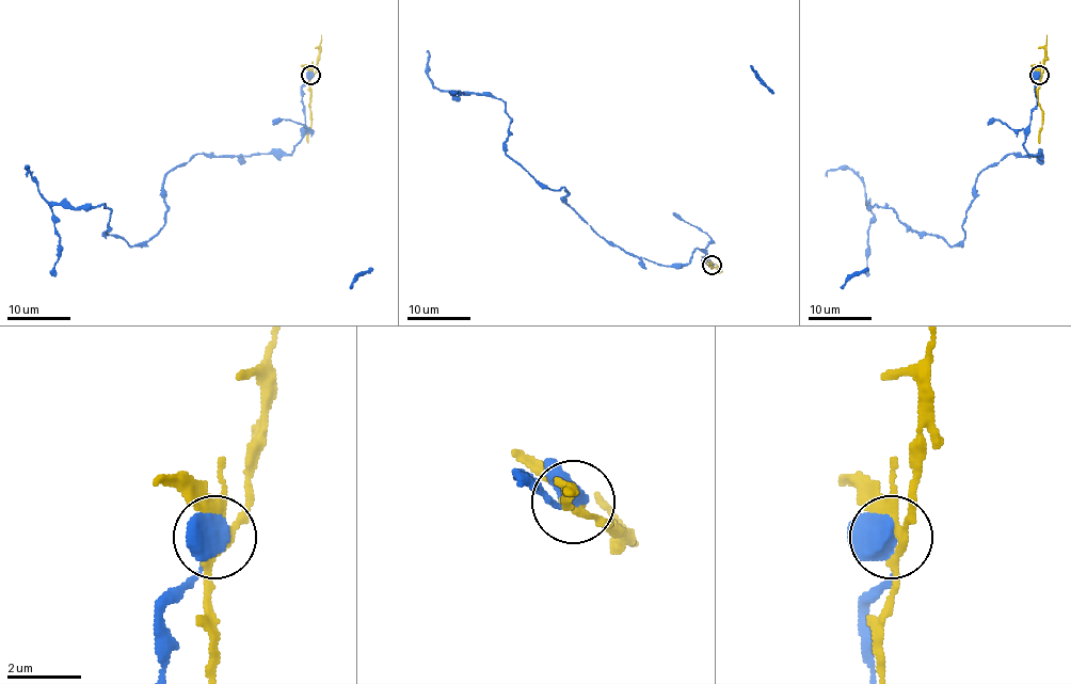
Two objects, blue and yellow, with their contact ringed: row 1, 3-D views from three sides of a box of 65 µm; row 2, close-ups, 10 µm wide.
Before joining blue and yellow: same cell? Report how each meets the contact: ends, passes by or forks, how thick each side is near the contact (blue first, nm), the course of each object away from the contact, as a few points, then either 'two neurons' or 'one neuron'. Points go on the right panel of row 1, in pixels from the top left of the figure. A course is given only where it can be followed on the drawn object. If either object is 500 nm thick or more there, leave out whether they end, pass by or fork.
blue passes by | yellow forks | 480/180 nm | blue via (1039, 76), (1025, 149), (1041, 154), (1006, 154), (976, 176), (957, 244), (868, 208), (848, 169), (825, 176) | yellow via (1041, 76), (1038, 102), (1042, 112), (1042, 129), (1039, 143) | two neurons

